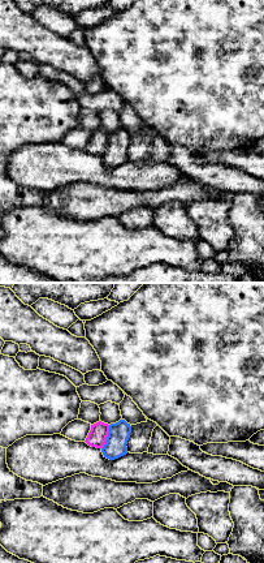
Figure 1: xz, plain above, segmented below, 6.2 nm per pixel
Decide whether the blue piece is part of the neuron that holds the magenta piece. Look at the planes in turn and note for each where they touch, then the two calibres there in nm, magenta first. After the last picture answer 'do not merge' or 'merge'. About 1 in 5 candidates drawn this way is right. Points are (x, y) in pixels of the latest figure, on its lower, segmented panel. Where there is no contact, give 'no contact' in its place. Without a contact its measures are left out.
contact (107, 435); calibres 120 and 140 nm

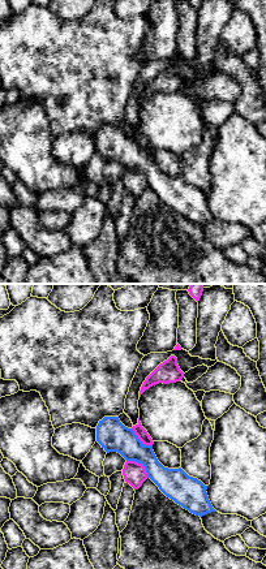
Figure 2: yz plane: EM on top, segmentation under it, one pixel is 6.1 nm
contact (141, 464); calibres 140 and 190 nm

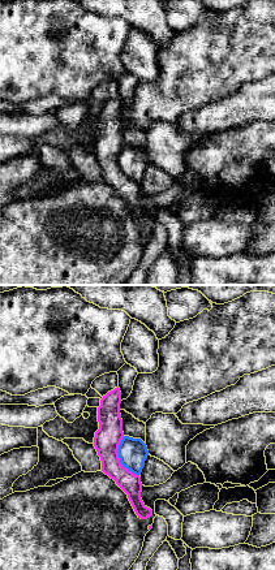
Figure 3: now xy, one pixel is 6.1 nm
contact (119, 458); calibres 160 and 180 nm

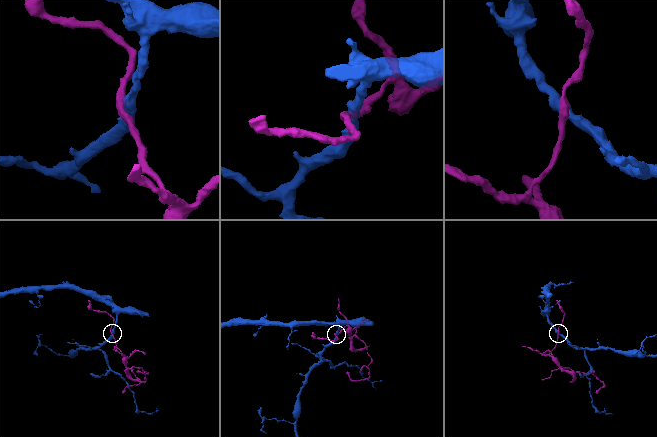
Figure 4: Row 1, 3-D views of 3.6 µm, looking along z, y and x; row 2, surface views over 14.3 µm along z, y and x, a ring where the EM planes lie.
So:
do not merge

